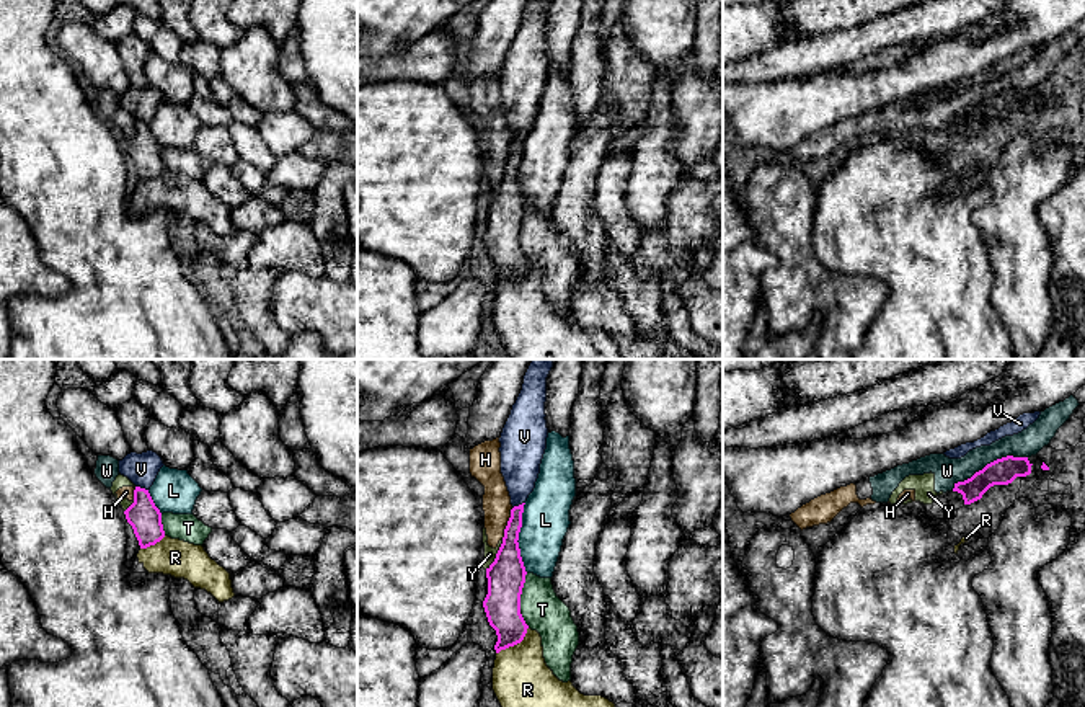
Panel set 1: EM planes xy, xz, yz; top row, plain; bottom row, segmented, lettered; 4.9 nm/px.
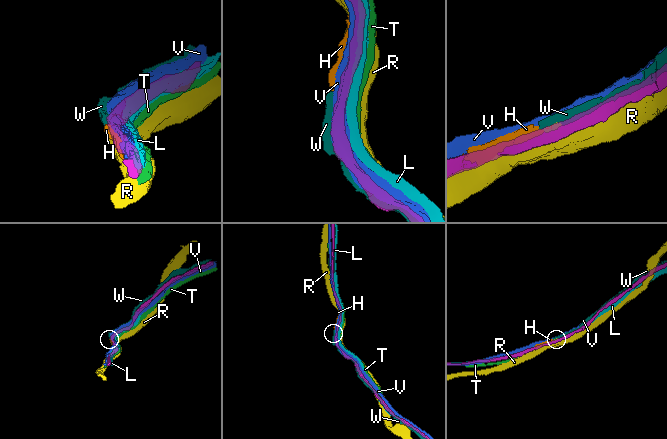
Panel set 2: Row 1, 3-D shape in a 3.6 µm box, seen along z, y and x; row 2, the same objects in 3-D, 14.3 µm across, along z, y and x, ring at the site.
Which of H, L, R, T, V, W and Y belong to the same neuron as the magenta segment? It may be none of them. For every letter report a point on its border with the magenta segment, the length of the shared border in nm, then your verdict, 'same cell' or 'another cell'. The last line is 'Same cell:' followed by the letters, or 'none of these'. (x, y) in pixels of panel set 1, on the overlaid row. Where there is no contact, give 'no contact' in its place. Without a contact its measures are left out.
H: xz (508, 523) | 160 nm | another cell
L: xz (518, 538) | 340 nm | another cell
R: xz (514, 644) | 220 nm | another cell
T: xz (519, 600) | 260 nm | another cell
V: xy (142, 489) | 70 nm | another cell
W: yz (991, 462) | 400 nm | another cell
Y: xz (496, 554) | 180 nm | another cell
Same cell: none of these

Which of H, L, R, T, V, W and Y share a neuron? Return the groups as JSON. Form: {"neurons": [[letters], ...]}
{"neurons": [["H", "W", "Y"], ["L"], ["R"], ["T"], ["V"]]}

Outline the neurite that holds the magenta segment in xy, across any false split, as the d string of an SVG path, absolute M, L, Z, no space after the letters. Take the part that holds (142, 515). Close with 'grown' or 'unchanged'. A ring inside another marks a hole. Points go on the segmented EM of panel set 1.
M135 487L134 503L124 511L132 526L140 549L155 545L165 537L162 513L155 506L148 490Z | unchanged

